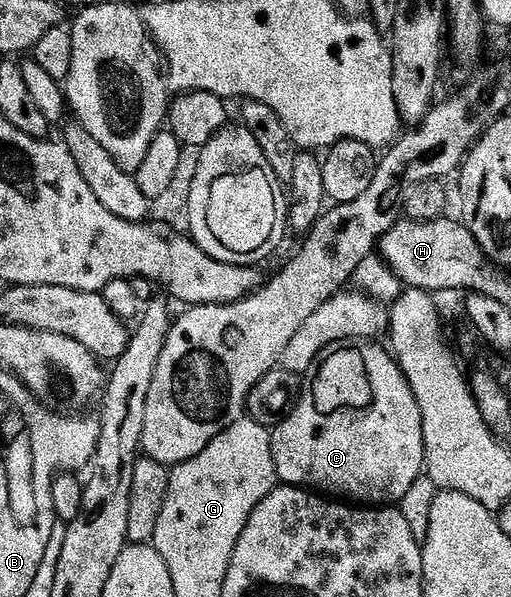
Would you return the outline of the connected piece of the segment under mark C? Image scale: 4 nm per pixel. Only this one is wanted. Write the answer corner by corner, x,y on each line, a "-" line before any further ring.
344,341
326,351
319,356
315,361
314,367
310,371
306,372
305,378
301,383
301,390
299,393
299,400
297,405
293,409
293,413
289,413
289,417
285,417
285,421
281,421
276,427
271,431
271,452
273,453
273,461
275,462
275,473
280,484
286,485
288,487
302,487
304,489
310,489
312,492
318,493
323,497
330,497
335,501
350,501
355,505
366,505
371,509
387,509
392,505
399,505
399,502
406,497
411,491
411,486
418,481
419,475
424,474
425,468
423,466
423,430
421,429
421,409
417,405
417,401
413,397
413,389
409,384
407,384
407,378
403,375
403,371
399,368
398,363
395,362
390,350
386,346
375,347
379,345
360,345
355,341

